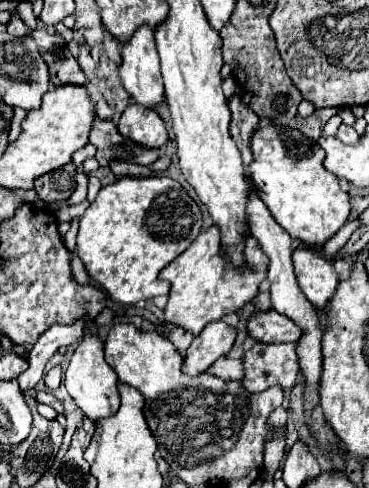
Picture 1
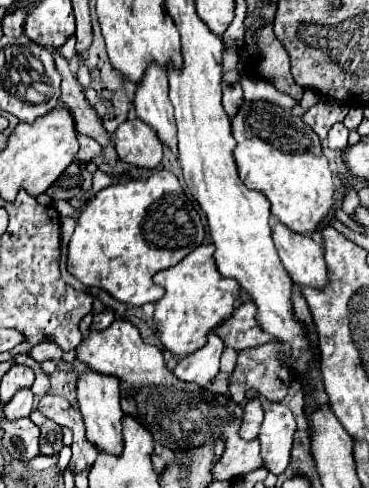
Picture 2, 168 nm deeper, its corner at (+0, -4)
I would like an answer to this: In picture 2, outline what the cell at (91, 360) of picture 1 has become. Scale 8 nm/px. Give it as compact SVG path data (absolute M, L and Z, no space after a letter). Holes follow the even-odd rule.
M87 371L77 381L77 397L79 397L79 411L81 411L85 427L87 427L89 443L97 451L101 451L101 453L111 453L111 455L123 453L121 419L123 419L125 413L121 411L121 405L119 405L121 395L119 395L119 381L117 381L117 377Z

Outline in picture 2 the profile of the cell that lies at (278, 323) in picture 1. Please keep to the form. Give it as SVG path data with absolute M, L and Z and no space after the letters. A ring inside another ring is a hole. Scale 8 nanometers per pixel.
M251 301L241 303L233 311L231 319L227 319L223 325L219 325L215 329L215 333L223 339L225 347L231 347L235 351L253 349L253 347L259 347L263 343L275 341L275 337L269 337L257 325L257 321L255 321L255 305Z

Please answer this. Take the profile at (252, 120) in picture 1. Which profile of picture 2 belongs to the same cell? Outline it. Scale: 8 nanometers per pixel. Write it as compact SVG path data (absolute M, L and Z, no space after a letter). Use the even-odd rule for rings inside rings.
M223 81L221 87L223 87L223 107L225 107L225 111L227 111L229 117L235 117L239 105L241 105L241 101L243 101L243 89L241 89L239 81L233 83L233 85L227 85L227 83Z

